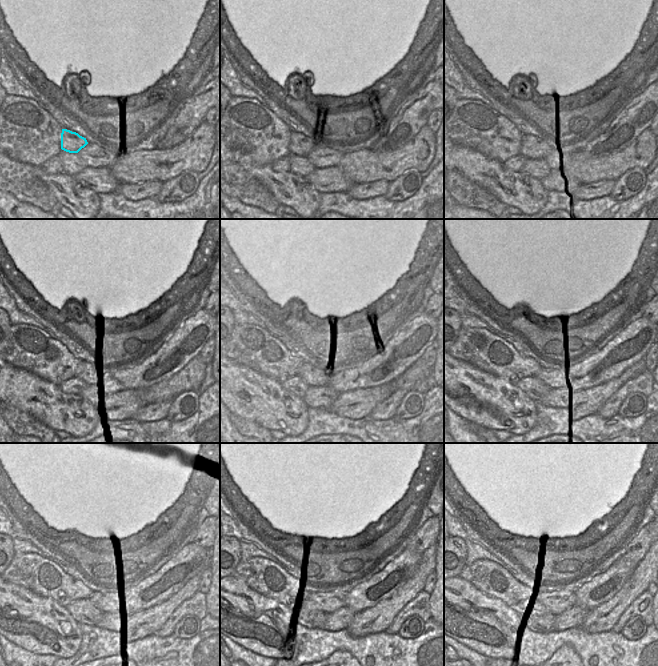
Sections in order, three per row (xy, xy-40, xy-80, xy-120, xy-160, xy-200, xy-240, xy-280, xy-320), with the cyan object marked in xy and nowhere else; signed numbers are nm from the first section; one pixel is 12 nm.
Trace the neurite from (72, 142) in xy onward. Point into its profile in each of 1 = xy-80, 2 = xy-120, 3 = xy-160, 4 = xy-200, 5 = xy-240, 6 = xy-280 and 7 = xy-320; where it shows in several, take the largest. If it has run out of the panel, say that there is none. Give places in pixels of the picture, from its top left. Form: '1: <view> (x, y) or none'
1: xy-80 (533, 148)
2: xy-120 (91, 373)
3: xy-160 (313, 376)
4: xy-200 (554, 378)
5: xy-240 (105, 602)
6: xy-280 (330, 602)
7: xy-320 (556, 603)

